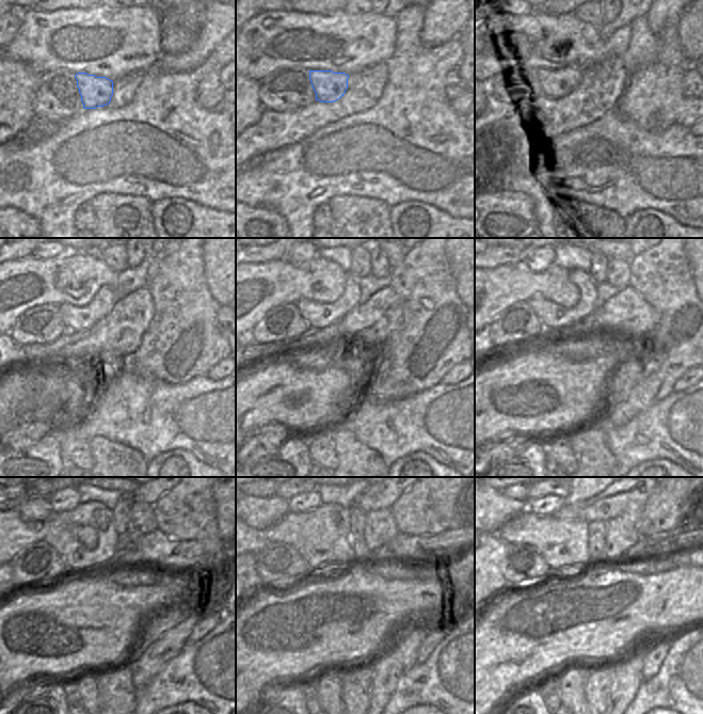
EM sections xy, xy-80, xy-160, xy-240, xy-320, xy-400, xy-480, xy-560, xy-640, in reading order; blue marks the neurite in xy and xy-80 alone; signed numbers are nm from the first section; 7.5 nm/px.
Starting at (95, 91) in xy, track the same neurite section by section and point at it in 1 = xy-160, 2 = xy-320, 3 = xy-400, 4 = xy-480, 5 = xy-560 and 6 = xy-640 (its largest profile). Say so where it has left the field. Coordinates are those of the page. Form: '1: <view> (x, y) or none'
1: xy-160 (558, 82)
2: xy-320 (317, 315)
3: xy-400 (553, 316)
4: xy-480 (59, 528)
5: xy-560 (321, 536)
6: xy-640 (562, 544)

